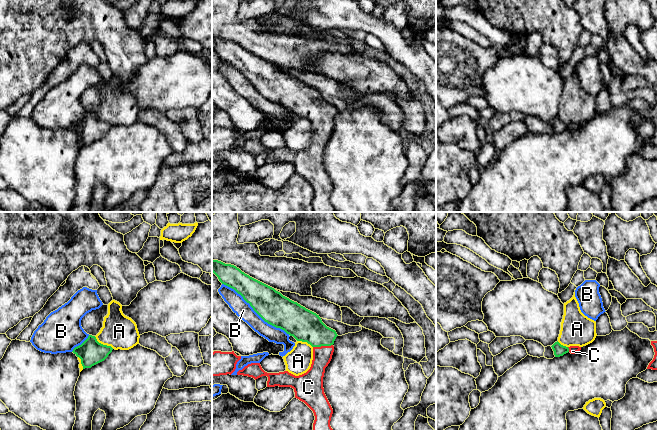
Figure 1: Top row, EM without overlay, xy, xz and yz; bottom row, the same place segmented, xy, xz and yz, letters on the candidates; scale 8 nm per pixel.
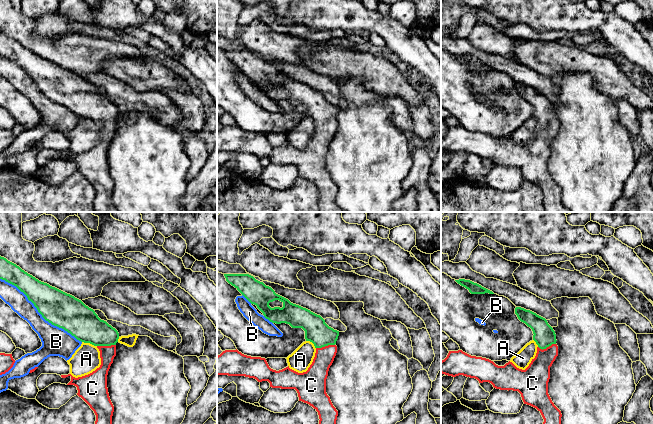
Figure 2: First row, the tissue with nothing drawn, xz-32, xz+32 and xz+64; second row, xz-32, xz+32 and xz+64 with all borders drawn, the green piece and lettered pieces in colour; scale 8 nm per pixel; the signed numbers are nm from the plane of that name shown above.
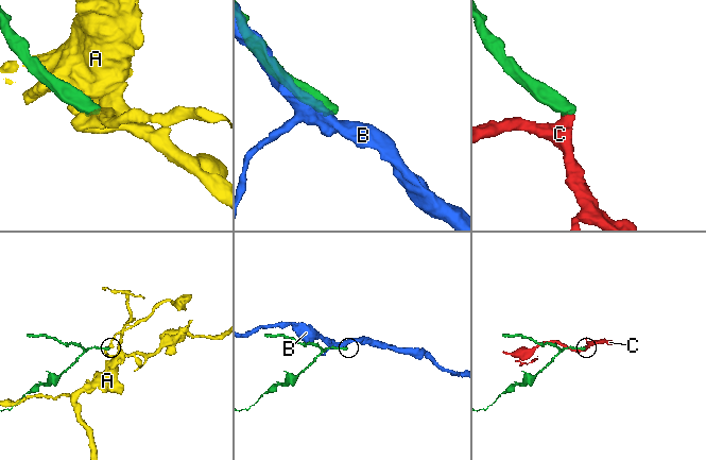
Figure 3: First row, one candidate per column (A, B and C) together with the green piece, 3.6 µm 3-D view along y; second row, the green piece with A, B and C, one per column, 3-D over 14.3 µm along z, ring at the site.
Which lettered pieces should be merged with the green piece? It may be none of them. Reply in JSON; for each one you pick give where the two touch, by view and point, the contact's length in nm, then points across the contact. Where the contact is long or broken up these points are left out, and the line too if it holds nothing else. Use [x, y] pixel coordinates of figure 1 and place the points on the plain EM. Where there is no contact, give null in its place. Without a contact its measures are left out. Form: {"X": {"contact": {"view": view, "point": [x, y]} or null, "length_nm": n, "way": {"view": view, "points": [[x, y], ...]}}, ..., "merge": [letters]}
{"C": {"contact": {"view": "xz", "point": [322, 121]}, "length_nm": 160, "way": {"view": "xz", "points": [[304, 101], [322, 121], [322, 132]]}}, "merge": ["C"]}

